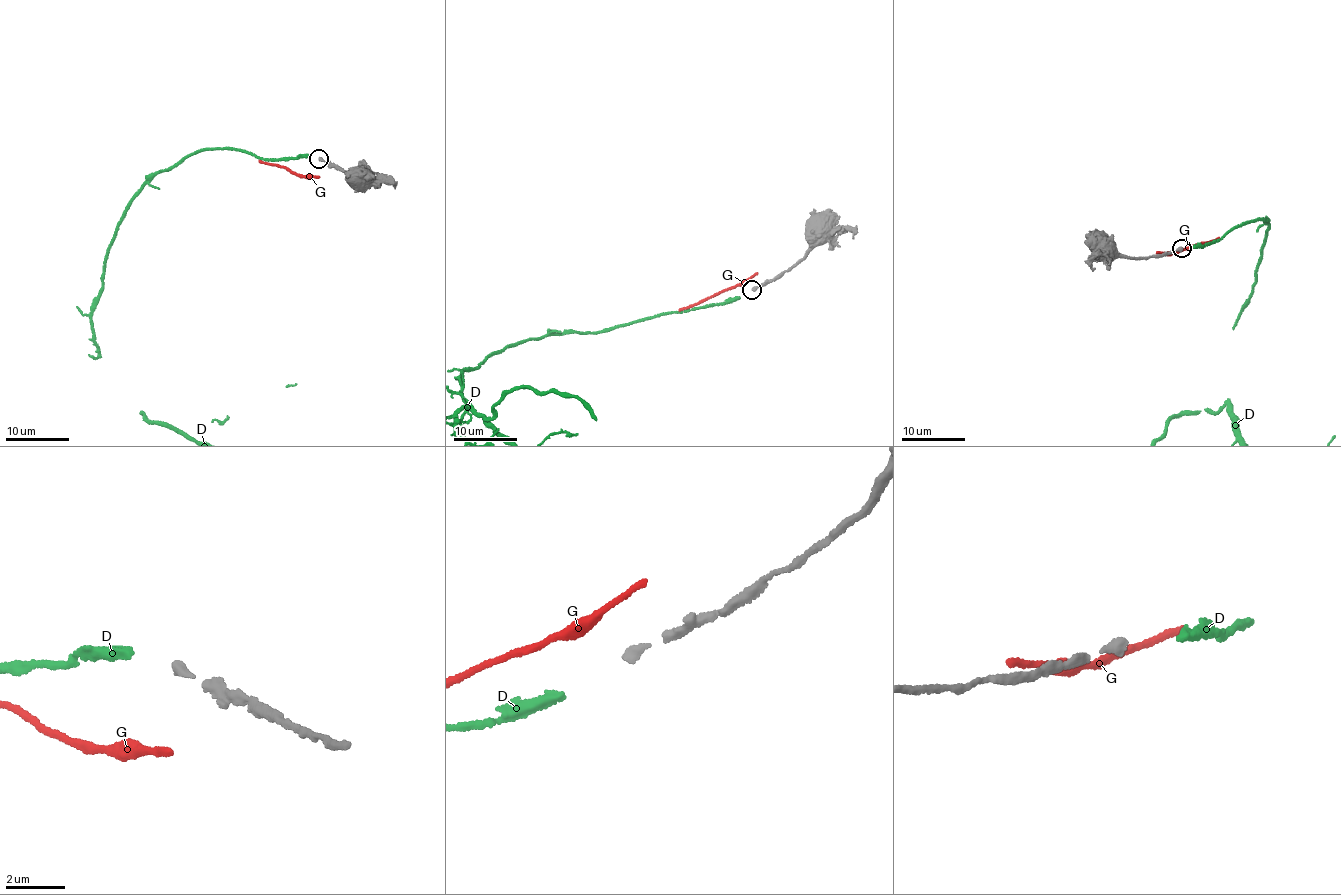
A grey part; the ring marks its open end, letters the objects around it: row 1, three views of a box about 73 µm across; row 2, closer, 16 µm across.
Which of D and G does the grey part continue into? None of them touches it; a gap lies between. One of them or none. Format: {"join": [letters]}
{"join": ["D"]}

